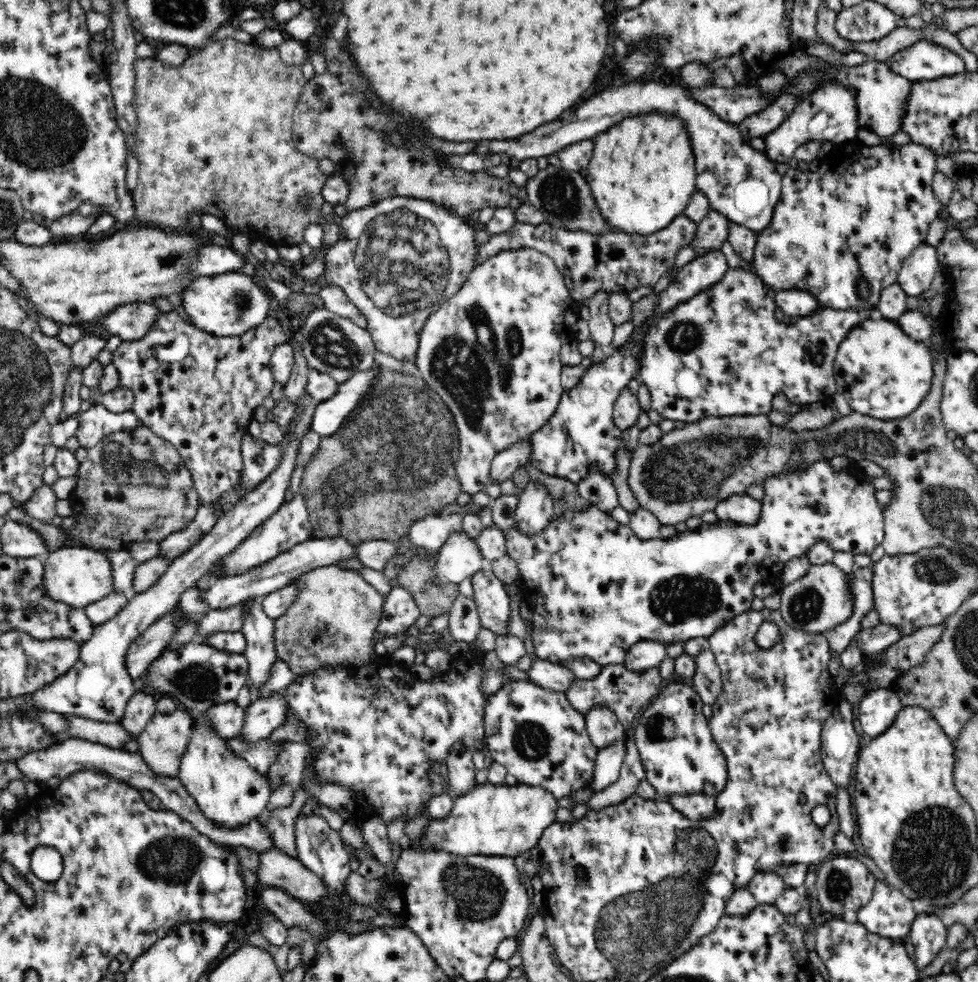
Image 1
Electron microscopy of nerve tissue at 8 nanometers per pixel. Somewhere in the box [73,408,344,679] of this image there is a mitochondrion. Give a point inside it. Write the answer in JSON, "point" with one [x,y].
{"point":[126,461]}

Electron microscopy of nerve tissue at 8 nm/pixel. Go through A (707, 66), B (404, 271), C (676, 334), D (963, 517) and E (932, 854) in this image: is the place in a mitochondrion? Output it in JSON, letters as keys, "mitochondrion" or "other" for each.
{"A":"other","B":"mitochondrion","C":"mitochondrion","D":"mitochondrion","E":"mitochondrion"}

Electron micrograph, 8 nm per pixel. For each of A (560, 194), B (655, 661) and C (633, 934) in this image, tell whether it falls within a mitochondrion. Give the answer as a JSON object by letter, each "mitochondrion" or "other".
{"A":"mitochondrion","B":"other","C":"mitochondrion"}

